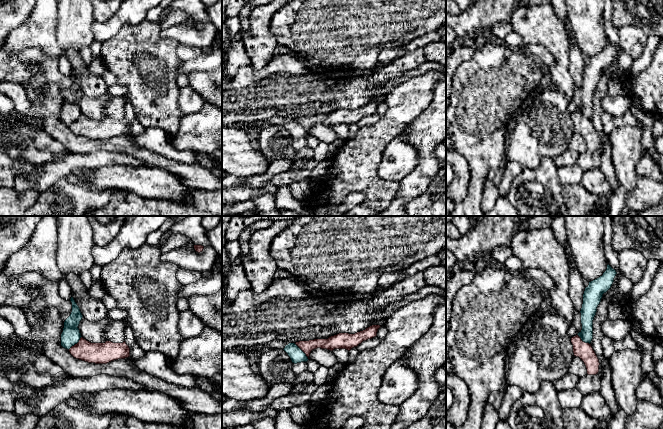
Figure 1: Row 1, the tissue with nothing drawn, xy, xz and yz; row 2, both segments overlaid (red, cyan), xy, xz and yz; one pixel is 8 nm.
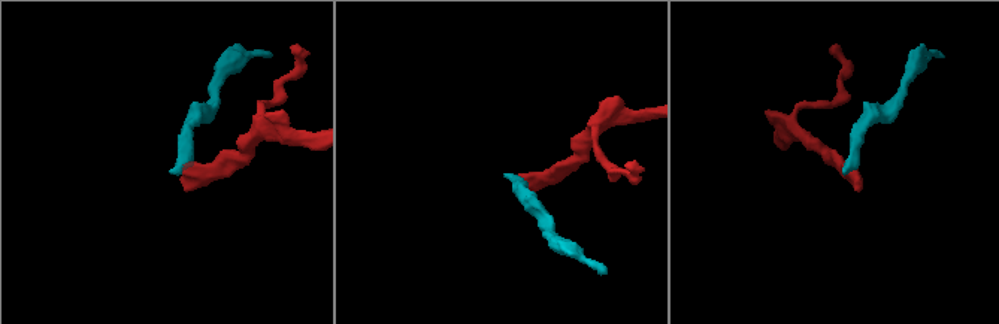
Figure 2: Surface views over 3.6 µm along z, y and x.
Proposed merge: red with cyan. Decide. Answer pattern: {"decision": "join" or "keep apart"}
{"decision": "keep apart"}

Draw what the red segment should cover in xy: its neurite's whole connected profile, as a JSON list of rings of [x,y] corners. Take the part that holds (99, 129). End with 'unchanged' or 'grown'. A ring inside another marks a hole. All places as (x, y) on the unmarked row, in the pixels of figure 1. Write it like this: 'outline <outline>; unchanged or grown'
outline [[[83,113],[69,125],[69,128],[76,135],[95,140],[107,140],[130,133],[130,124],[125,117],[123,119],[111,117],[91,119]]]; unchanged

